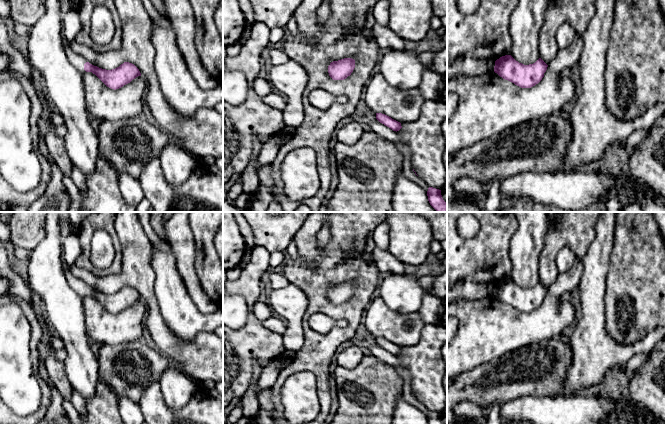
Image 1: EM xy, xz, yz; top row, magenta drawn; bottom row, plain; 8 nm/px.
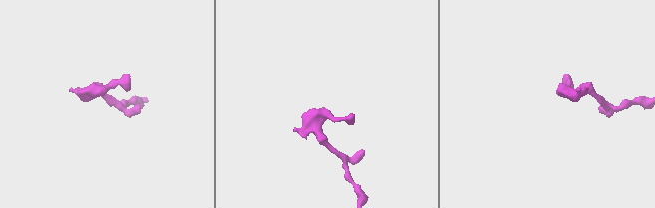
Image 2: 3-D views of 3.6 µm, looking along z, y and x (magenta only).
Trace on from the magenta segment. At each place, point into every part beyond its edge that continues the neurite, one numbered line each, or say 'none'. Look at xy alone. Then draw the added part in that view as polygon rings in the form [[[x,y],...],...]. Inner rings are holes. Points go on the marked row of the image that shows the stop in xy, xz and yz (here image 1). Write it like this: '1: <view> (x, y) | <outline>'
1: xy (76, 60) | [[[64,39],[64,52],[66,54],[69,62],[81,73],[84,74],[86,71],[84,70],[84,64],[88,62],[84,57],[75,53],[69,44],[69,41]]]

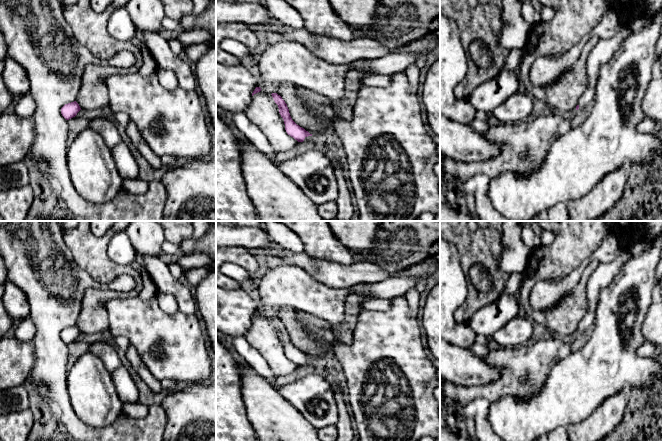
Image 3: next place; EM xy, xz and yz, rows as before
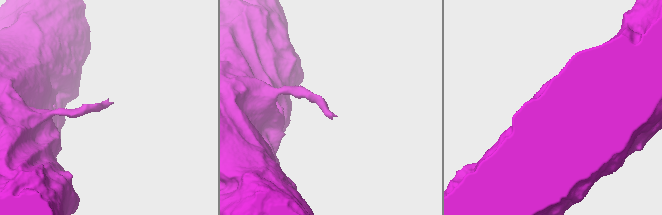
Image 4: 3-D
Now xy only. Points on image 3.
none

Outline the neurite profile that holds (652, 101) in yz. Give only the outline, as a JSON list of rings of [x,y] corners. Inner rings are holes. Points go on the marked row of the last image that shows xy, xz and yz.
[[[662,53],[654,61],[652,77],[642,101],[645,118],[662,123]]]

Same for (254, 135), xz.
[[[234,112],[232,115],[234,127],[240,130],[257,150],[266,155],[275,152],[262,131],[255,124],[250,122],[244,112]]]

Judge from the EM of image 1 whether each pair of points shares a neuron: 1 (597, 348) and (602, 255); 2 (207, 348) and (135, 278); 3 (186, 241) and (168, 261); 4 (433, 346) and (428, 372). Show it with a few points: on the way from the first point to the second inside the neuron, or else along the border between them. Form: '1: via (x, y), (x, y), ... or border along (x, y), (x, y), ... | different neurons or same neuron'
1: via (593, 325), (593, 278) | same neuron
2: via (182, 348), (178, 348), (154, 324), (151, 303) | same neuron
3: border along (170, 251), (175, 258), (178, 272), (182, 277) | different neurons
4: via (428, 352), (428, 366) | same neuron

